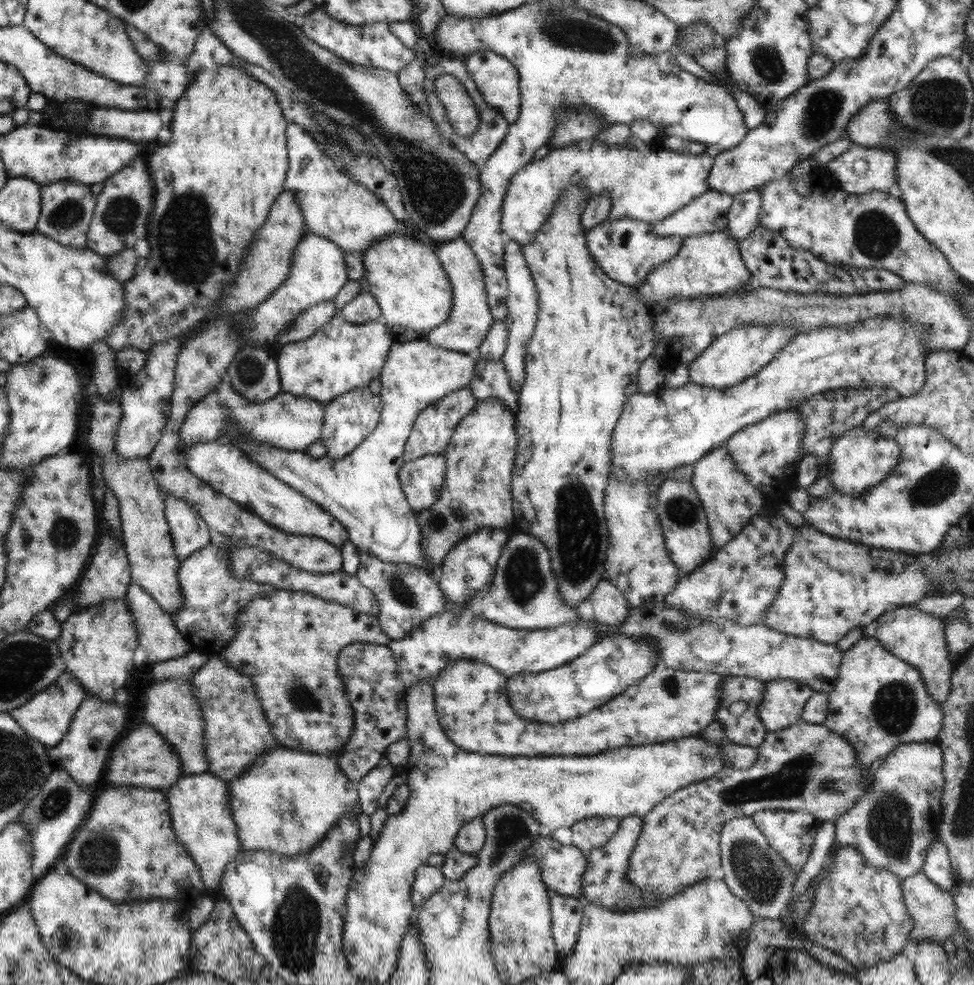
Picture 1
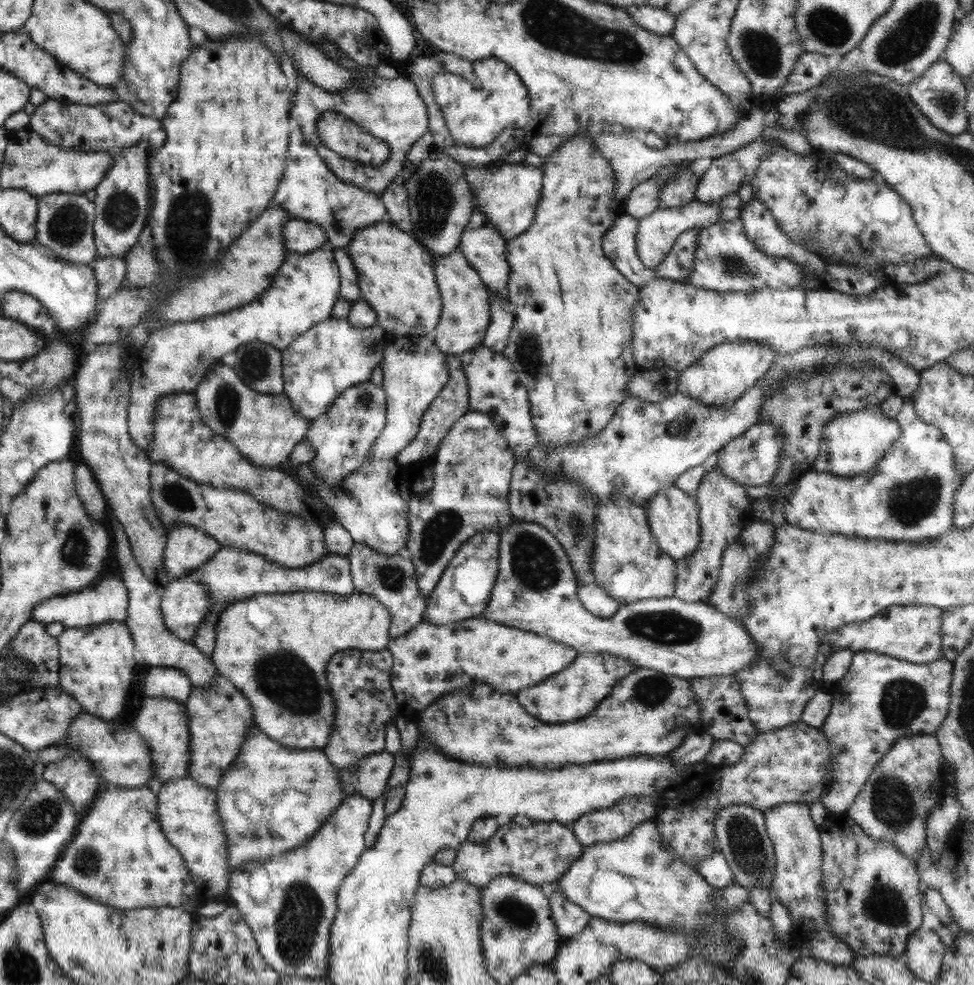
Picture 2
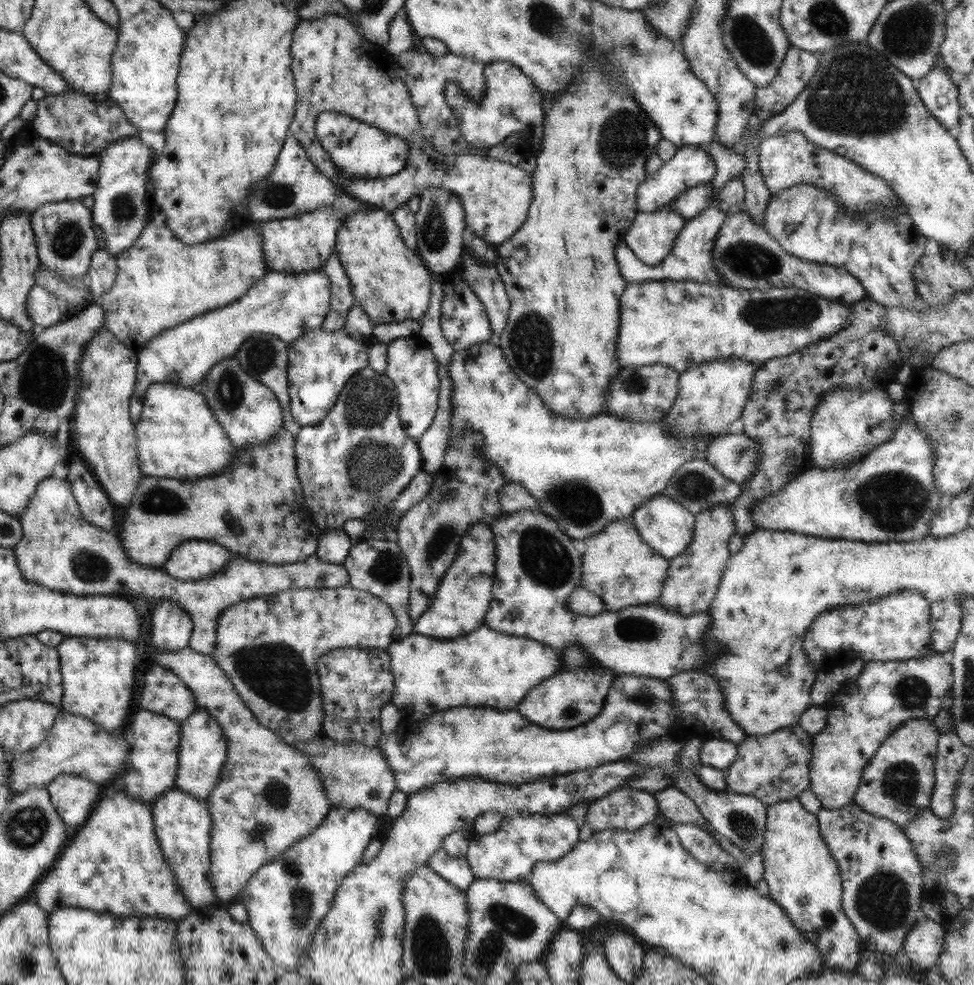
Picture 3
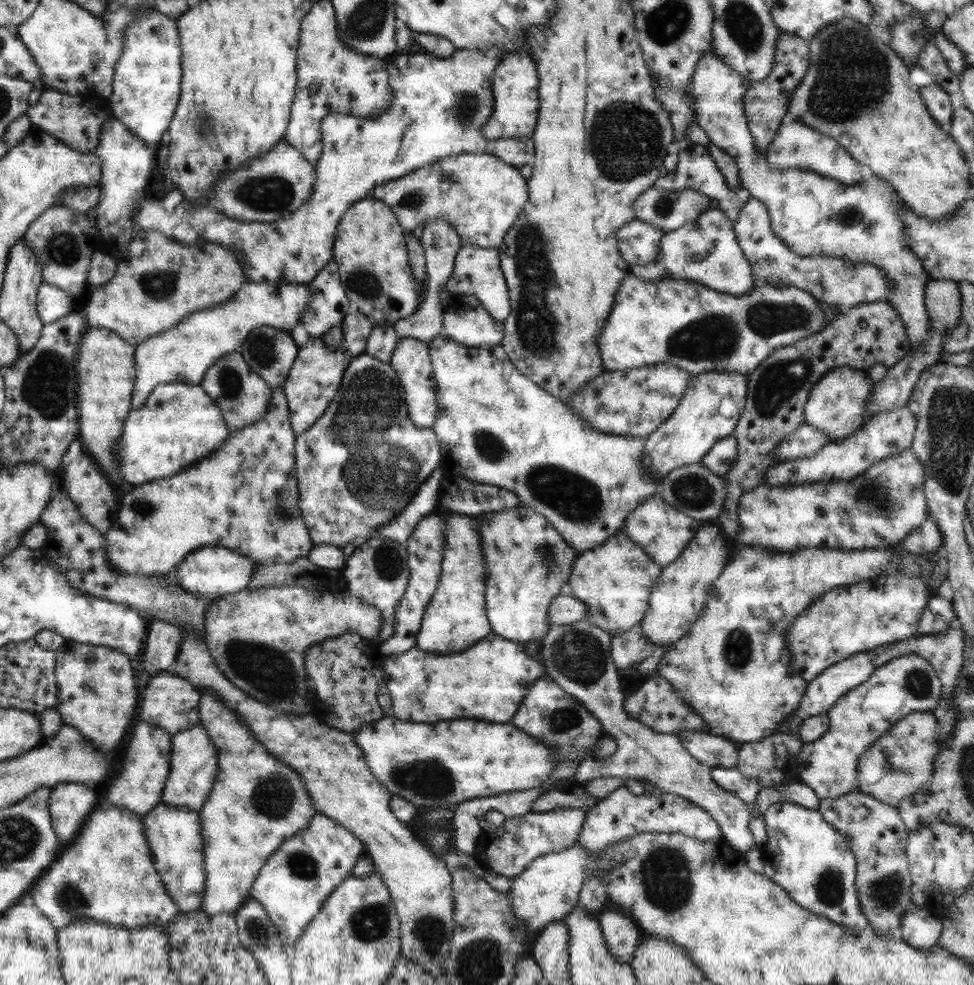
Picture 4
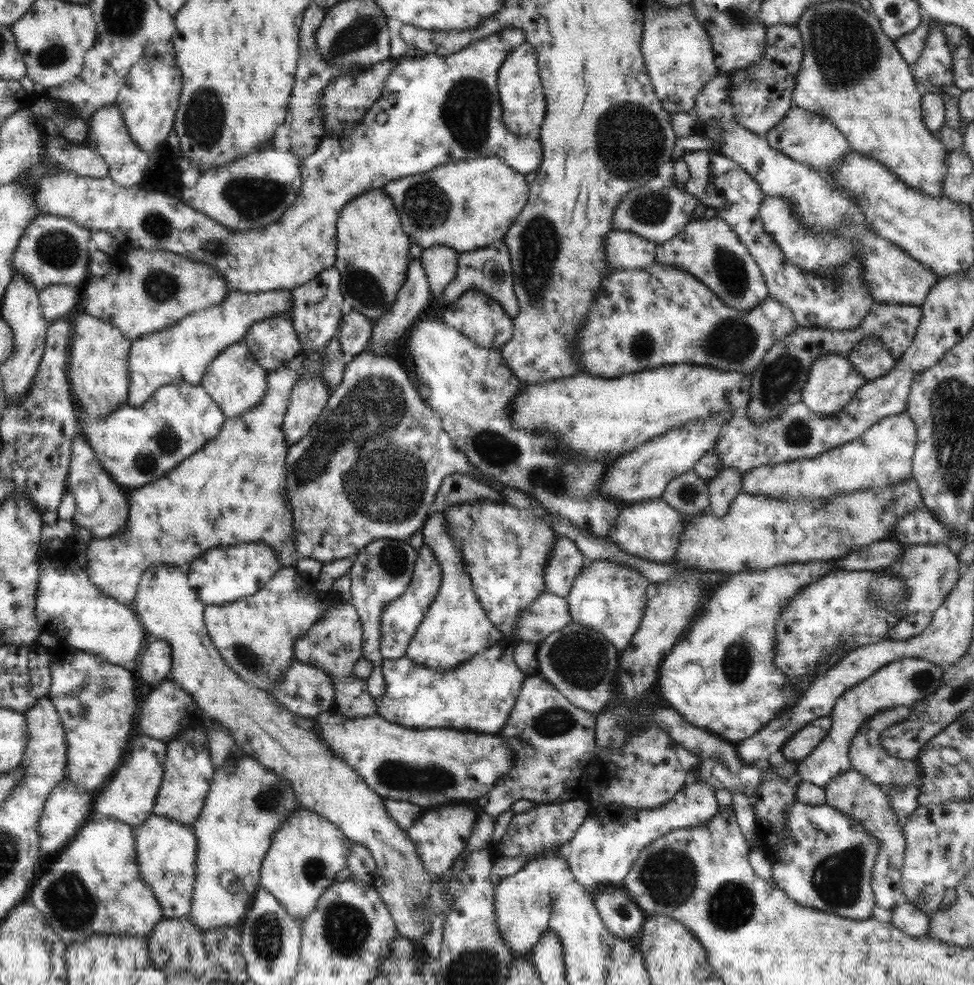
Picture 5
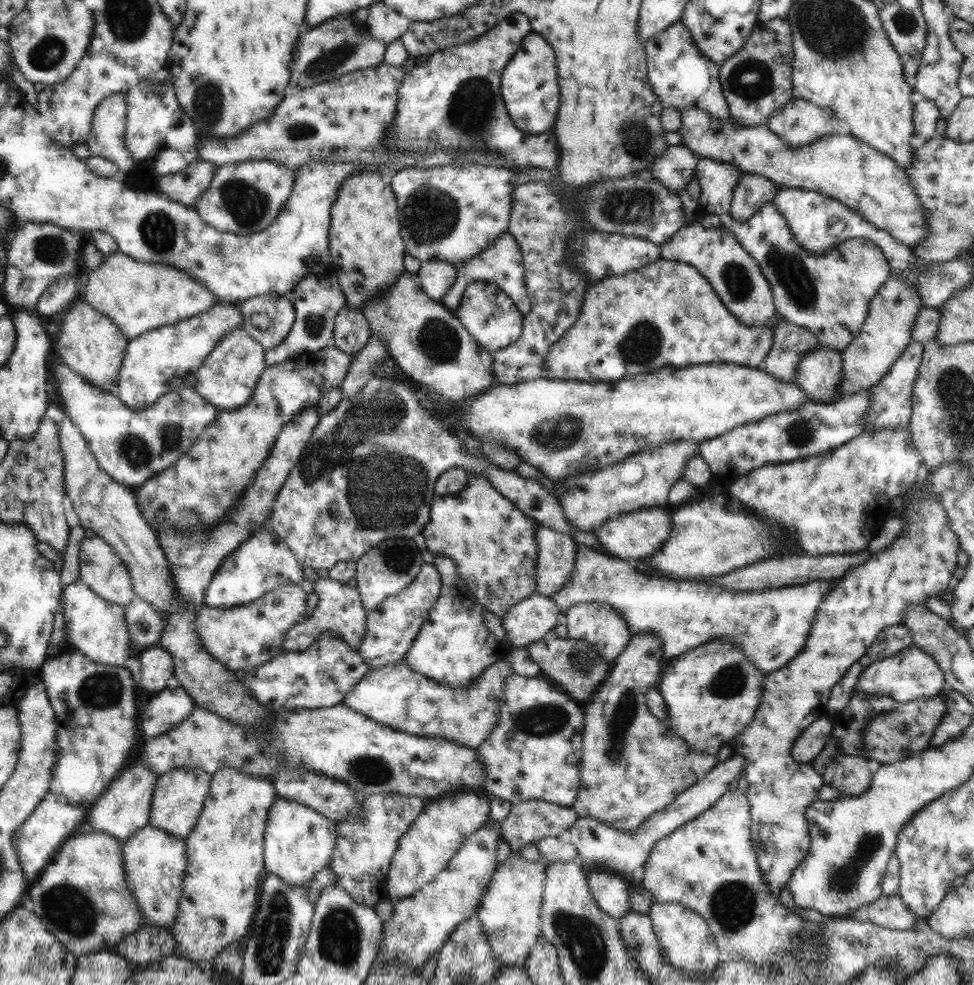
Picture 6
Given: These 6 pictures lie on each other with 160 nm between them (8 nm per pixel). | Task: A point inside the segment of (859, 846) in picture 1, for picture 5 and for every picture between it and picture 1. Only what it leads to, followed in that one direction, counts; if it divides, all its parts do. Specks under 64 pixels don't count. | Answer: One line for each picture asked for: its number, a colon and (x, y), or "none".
2: (903, 787)
3: (895, 784)
4: (898, 764)
5: (866, 756)

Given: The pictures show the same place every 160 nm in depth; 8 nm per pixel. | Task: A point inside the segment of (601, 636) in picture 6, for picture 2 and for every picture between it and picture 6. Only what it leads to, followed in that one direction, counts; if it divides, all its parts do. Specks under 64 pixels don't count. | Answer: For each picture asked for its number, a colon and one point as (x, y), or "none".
2: (626, 561)
3: (617, 566)
4: (613, 580)
5: (608, 597)

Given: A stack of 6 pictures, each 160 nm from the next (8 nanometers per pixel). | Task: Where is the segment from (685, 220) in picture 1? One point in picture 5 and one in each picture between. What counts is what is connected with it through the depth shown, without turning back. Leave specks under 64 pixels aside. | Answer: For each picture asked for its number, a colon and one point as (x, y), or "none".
2: (656, 232)
3: (650, 235)
4: (637, 242)
5: (624, 250)

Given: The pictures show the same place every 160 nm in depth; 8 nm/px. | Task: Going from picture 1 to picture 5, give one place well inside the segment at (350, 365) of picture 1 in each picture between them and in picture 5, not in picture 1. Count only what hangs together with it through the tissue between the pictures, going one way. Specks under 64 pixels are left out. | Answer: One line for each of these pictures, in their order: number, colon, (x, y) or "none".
2: (326, 359)
3: (319, 363)
4: (313, 379)
5: (306, 399)

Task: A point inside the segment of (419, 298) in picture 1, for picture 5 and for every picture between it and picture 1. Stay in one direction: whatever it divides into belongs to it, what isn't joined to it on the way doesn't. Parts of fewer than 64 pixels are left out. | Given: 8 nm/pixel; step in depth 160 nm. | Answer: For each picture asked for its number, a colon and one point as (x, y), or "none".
2: (394, 274)
3: (389, 282)
4: (369, 249)
5: (371, 257)

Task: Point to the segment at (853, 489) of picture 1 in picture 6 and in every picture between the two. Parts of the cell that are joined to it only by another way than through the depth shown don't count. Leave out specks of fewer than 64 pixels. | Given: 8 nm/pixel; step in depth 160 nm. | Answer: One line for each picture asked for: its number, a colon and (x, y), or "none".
2: (852, 443)
3: (844, 423)
4: (835, 404)
5: (831, 382)
6: (818, 374)

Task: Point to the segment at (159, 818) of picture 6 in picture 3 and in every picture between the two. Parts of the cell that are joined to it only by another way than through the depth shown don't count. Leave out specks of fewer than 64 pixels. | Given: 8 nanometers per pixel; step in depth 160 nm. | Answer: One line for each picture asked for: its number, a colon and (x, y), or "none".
3: (201, 748)
4: (193, 758)
5: (187, 773)

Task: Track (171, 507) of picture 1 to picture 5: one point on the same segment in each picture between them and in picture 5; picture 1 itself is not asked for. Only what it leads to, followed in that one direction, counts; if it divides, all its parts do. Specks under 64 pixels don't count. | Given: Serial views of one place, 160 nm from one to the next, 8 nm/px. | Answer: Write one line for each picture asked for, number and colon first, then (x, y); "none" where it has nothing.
2: (186, 547)
3: (193, 559)
4: (215, 571)
5: (219, 575)

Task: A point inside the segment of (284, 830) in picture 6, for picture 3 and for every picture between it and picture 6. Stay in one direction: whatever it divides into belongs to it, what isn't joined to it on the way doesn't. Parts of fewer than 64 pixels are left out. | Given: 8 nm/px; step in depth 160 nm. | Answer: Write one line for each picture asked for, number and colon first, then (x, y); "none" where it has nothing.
3: (285, 900)
4: (291, 886)
5: (305, 853)

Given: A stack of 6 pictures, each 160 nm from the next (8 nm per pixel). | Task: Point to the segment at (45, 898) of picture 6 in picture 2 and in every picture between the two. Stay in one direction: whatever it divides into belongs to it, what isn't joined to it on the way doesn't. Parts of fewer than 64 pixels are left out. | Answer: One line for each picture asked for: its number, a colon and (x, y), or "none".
2: (118, 856)
3: (113, 865)
4: (105, 874)
5: (93, 886)

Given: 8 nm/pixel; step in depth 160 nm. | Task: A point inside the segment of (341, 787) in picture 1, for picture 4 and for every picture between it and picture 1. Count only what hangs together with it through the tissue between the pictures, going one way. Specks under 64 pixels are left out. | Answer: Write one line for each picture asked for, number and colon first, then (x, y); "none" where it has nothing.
2: (295, 790)
3: (288, 800)
4: (256, 802)

